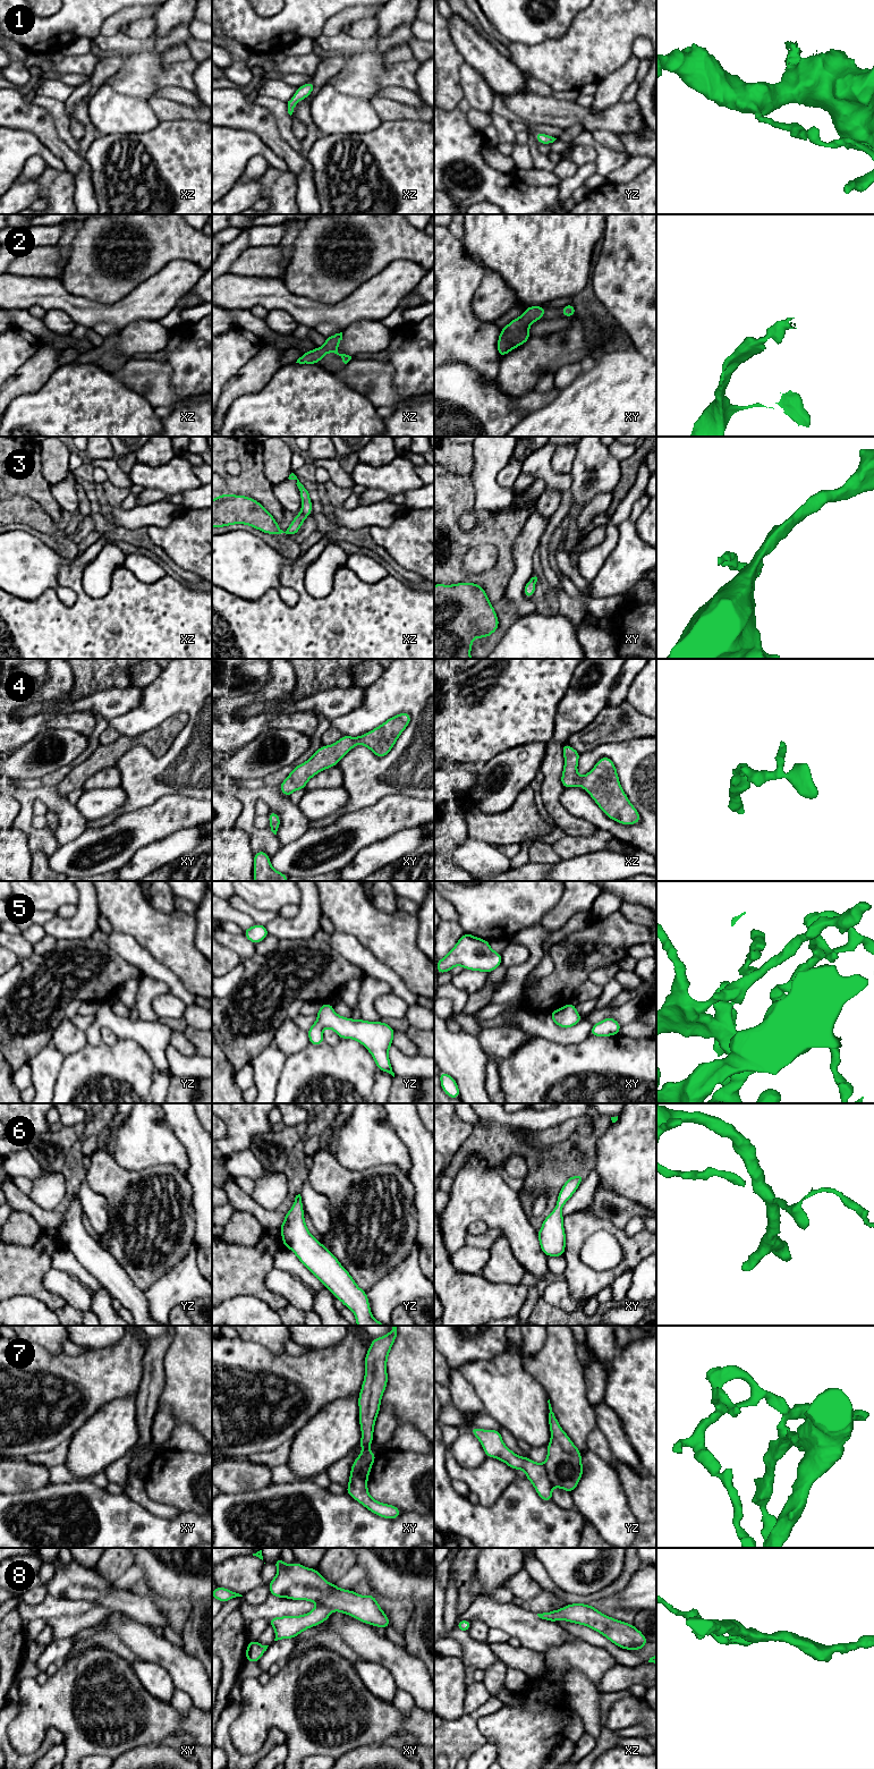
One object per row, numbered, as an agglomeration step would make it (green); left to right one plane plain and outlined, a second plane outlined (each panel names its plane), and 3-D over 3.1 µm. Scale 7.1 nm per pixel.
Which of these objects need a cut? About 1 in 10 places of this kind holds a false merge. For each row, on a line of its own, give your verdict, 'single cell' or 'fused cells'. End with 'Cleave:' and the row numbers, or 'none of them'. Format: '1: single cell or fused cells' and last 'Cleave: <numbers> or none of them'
1: single cell
2: single cell
3: single cell
4: single cell
5: single cell
6: single cell
7: fused cells
8: single cell
Cleave: 7

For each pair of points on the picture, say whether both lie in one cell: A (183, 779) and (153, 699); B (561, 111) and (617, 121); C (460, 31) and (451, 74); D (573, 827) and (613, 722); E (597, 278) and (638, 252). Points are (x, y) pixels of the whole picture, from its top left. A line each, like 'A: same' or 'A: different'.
A: same
B: same
C: different
D: same
E: same

